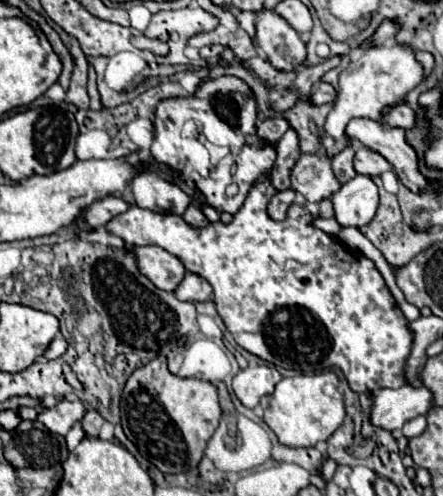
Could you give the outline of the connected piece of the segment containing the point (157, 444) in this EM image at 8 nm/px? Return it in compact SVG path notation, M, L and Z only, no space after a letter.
M167 357L135 369L123 389L121 423L139 453L163 473L185 473L199 465L205 445L221 419L217 387L209 381L179 377L167 369Z

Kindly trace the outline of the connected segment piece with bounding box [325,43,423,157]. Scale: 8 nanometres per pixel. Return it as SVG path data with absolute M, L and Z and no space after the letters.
M407 43L371 47L365 53L357 55L355 61L351 61L339 77L339 95L325 123L325 133L335 139L335 145L331 149L325 149L325 155L333 157L335 151L341 151L343 147L349 145L349 139L347 135L343 135L343 131L353 117L369 117L381 121L383 107L401 103L407 91L411 91L417 83L421 83L421 79L423 79L423 65L415 59L415 51Z

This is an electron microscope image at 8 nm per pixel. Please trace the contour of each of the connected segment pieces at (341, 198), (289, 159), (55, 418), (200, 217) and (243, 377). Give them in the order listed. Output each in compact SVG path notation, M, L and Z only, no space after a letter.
M357 175L341 185L339 191L331 195L335 207L335 219L339 225L363 227L377 211L379 193L377 185L367 175Z
M289 129L275 145L277 149L277 161L275 161L275 167L271 171L271 181L275 183L275 189L277 191L285 191L291 187L291 181L289 181L289 175L291 175L291 169L293 165L297 163L301 151L299 151L299 137L295 133L295 129Z
M75 399L75 401L59 401L55 407L43 409L37 417L37 421L41 421L51 433L59 433L59 435L67 435L67 431L81 421L85 415L85 405Z
M189 205L187 207L187 211L183 213L183 219L187 219L187 223L191 223L191 225L195 225L195 227L205 227L209 221L205 219L205 215L201 213L201 209L199 207L195 207L195 205Z
M255 365L241 369L233 377L233 389L239 401L253 409L263 395L269 395L275 389L275 383L281 381L281 373L271 365Z

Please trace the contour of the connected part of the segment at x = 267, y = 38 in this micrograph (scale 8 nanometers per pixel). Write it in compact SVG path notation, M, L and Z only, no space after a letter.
M273 9L257 11L255 23L255 39L259 47L267 53L271 63L283 71L291 71L291 67L301 67L307 51L305 43L297 35L297 31Z

